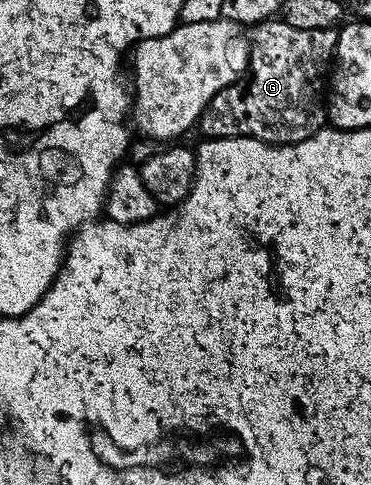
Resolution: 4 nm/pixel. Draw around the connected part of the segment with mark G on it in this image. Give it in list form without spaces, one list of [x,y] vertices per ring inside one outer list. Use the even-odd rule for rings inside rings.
[[[269,19],[261,21],[260,24],[251,26],[250,48],[248,51],[248,72],[239,83],[227,85],[222,91],[210,99],[210,103],[204,108],[204,113],[200,116],[198,129],[204,132],[205,138],[213,137],[253,137],[259,141],[264,141],[268,145],[293,145],[302,139],[310,139],[318,130],[326,125],[326,78],[330,73],[330,66],[333,64],[336,55],[336,29],[323,29],[322,31],[298,31],[298,27],[290,27],[283,19]]]

